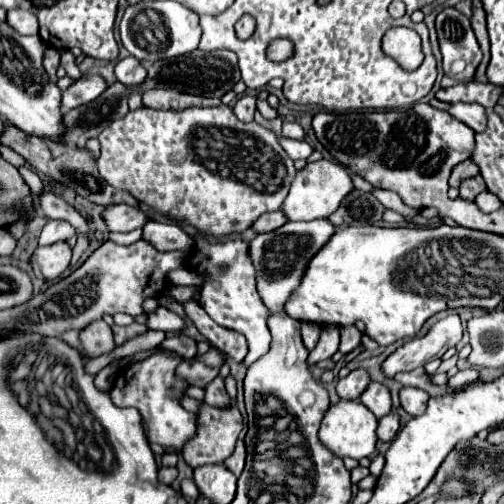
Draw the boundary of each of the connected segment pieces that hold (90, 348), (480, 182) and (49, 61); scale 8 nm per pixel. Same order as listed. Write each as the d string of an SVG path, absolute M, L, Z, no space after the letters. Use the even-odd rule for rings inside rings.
M104 320L88 324L84 330L80 330L80 346L88 360L112 352L116 348L112 328Z
M480 174L472 176L472 178L466 178L466 180L460 182L460 198L474 200L474 196L478 192L482 192L482 190L486 190L486 186L484 186L484 178L480 178Z
M48 46L44 51L42 64L50 80L56 82L56 71L60 65L60 55L58 51L52 48L52 46Z

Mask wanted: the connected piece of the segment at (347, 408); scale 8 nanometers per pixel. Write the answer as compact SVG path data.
M340 400L338 404L330 406L328 412L324 414L322 426L320 426L320 442L338 458L366 458L374 452L374 444L376 444L376 416L372 416L372 412L368 408L364 408L360 404L360 400Z

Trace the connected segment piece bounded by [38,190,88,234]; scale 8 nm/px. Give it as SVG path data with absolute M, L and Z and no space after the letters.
M44 190L44 194L40 194L40 210L44 216L48 218L56 218L56 220L66 220L70 222L78 232L86 234L88 232L88 226L86 226L86 220L80 216L80 212L76 208L72 208L70 204L66 204L62 198L58 198L56 194Z

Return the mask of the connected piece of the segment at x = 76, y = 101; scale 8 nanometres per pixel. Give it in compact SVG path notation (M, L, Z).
M94 74L82 76L78 82L74 82L68 90L62 92L62 112L68 112L82 104L92 102L104 90L106 90L106 82L100 76L94 76Z

